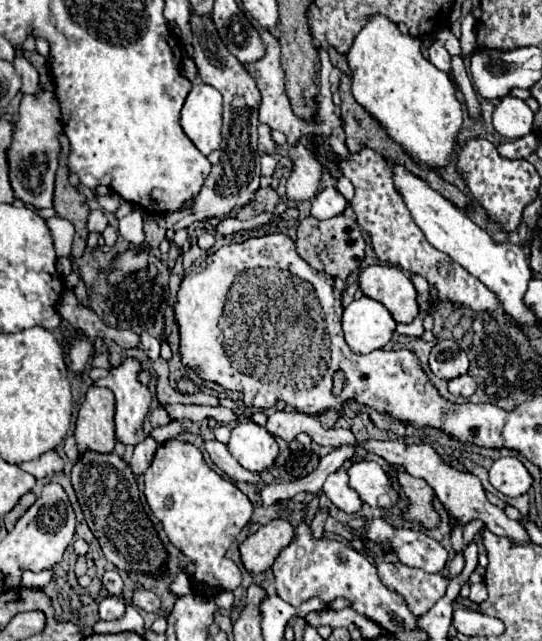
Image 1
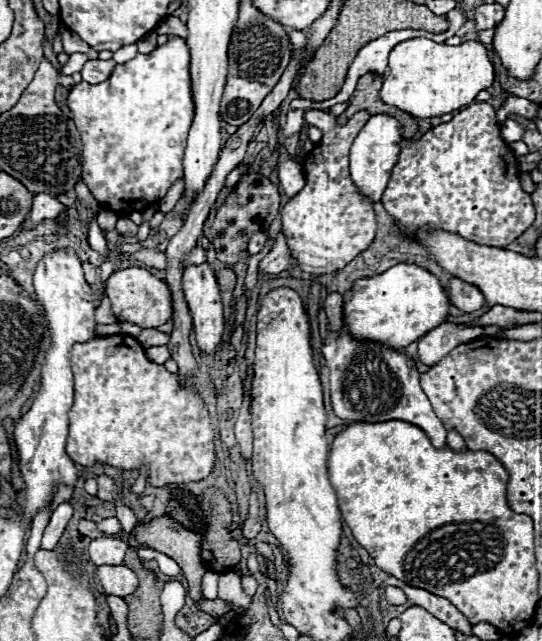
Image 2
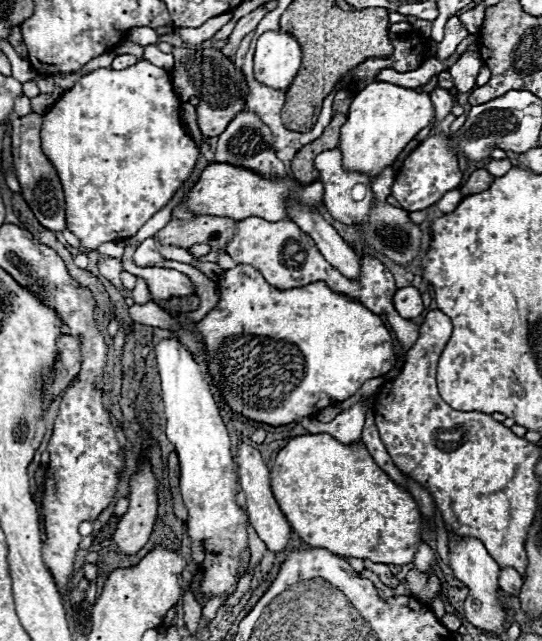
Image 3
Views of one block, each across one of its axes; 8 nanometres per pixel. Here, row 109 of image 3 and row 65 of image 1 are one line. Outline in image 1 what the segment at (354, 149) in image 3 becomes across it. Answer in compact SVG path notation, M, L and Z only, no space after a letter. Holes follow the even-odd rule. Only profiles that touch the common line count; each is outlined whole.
M372 16L362 32L356 36L350 52L348 64L352 72L352 94L356 102L374 118L380 120L382 128L388 136L416 160L416 164L424 164L424 168L446 168L450 160L458 152L458 136L464 122L464 110L458 100L458 90L448 74L440 72L432 66L420 52L420 38L410 34L400 34L398 26L390 22L386 16Z

